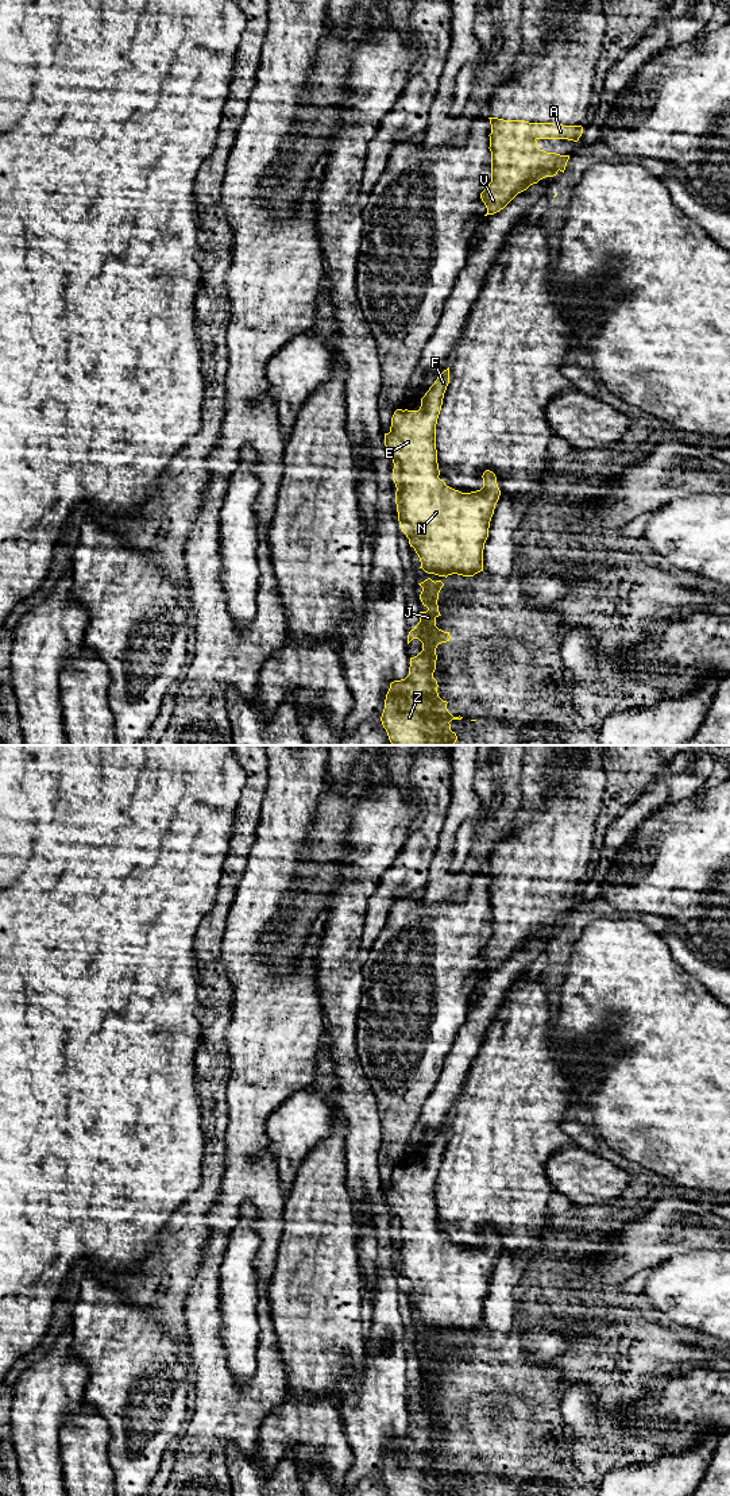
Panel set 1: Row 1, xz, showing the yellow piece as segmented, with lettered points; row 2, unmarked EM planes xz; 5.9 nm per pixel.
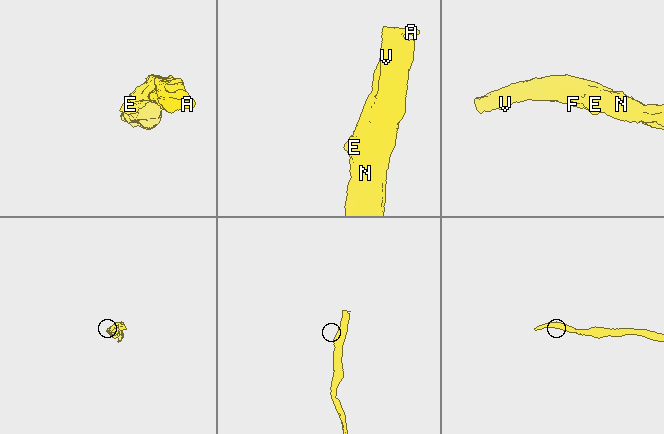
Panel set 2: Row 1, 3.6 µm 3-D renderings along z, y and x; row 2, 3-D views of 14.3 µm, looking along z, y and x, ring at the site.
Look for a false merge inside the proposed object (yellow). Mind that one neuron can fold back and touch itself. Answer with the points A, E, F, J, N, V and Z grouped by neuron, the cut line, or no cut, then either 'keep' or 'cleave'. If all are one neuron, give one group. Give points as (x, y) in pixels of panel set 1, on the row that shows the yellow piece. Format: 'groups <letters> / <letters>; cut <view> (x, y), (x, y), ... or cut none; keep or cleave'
groups A E F J N V Z; cut none; keep

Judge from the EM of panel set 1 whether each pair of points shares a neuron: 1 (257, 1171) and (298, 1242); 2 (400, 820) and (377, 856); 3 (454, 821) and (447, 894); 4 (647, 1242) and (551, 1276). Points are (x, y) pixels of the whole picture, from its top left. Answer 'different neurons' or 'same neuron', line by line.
1: different neurons
2: same neuron
3: same neuron
4: same neuron

